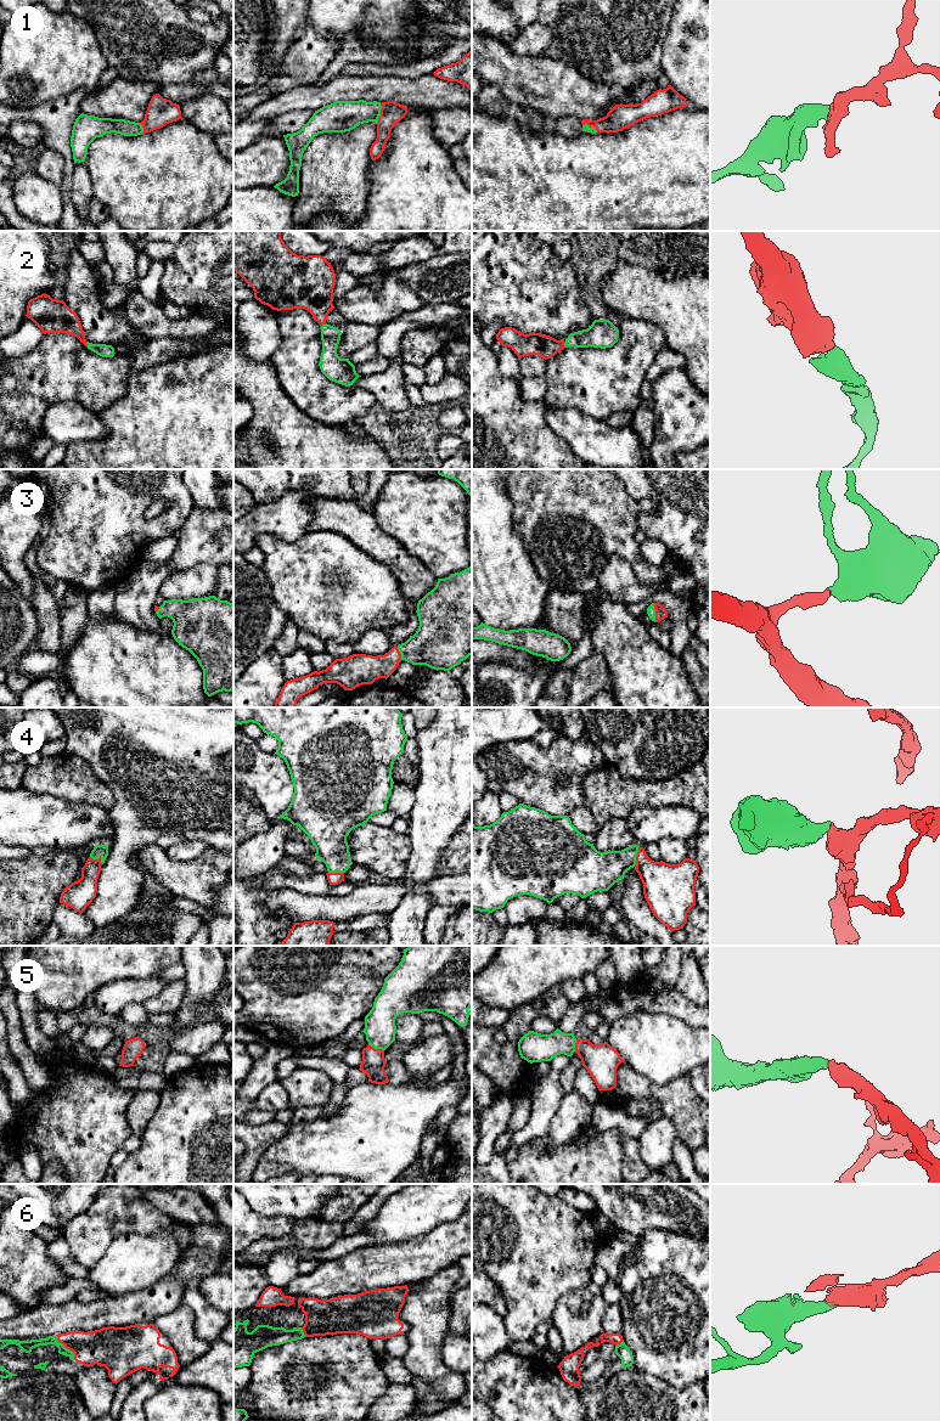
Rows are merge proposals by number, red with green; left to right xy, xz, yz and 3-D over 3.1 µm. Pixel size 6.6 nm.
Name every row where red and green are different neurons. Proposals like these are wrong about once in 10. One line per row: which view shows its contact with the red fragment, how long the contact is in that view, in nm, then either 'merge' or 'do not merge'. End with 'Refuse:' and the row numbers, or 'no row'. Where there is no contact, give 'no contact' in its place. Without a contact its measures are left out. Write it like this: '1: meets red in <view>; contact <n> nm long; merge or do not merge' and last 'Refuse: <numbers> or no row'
1: meets red in xz; contact 140 nm long; merge
2: meets red in xy; contact 40 nm long; merge
3: meets red in yz; contact 130 nm long; merge
4: meets red in yz; contact 140 nm long; merge
5: meets red in xz; contact 110 nm long; merge
6: meets red in xy; contact 200 nm long; merge
Refuse: no row

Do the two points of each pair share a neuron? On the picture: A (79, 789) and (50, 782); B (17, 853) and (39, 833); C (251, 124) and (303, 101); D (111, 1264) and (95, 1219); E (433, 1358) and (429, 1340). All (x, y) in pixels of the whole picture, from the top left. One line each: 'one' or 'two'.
A: one
B: two
C: one
D: two
E: one

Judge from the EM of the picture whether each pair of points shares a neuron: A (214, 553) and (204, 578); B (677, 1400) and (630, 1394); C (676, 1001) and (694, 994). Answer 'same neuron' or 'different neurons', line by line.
A: different neurons
B: same neuron
C: different neurons

